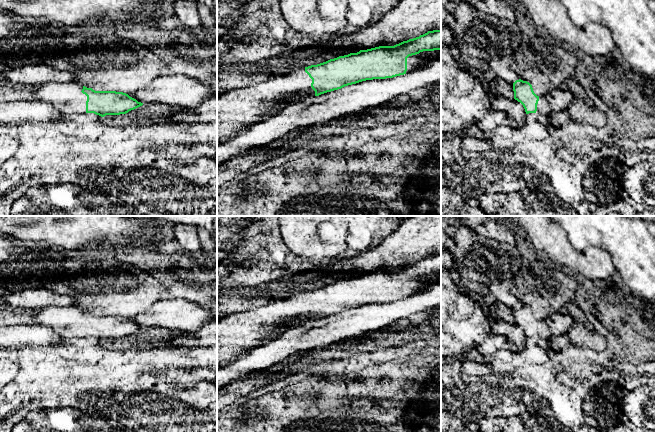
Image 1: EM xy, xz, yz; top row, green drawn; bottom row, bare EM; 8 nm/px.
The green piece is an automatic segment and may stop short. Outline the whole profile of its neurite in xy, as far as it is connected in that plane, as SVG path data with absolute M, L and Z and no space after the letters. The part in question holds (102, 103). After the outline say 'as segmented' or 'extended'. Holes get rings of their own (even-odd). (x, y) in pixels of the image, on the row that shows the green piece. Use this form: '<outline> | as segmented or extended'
M79 81L41 84L34 101L49 103L64 115L94 113L101 117L126 114L143 105L126 93L95 91Z | extended

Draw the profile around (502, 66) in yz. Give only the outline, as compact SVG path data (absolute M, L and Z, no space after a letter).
M500 55L492 56L488 62L489 68L496 74L497 77L505 80L509 84L512 84L519 80L519 75L513 68L513 61L508 57Z

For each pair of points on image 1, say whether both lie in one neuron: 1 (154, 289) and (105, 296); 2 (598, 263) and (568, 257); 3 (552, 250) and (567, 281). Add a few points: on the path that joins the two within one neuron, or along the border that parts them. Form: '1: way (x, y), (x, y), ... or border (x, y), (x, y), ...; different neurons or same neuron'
1: way (142, 289), (127, 293), (117, 293); same neuron
2: way (591, 263), (575, 262); same neuron
3: border (544, 258), (575, 275); different neurons

